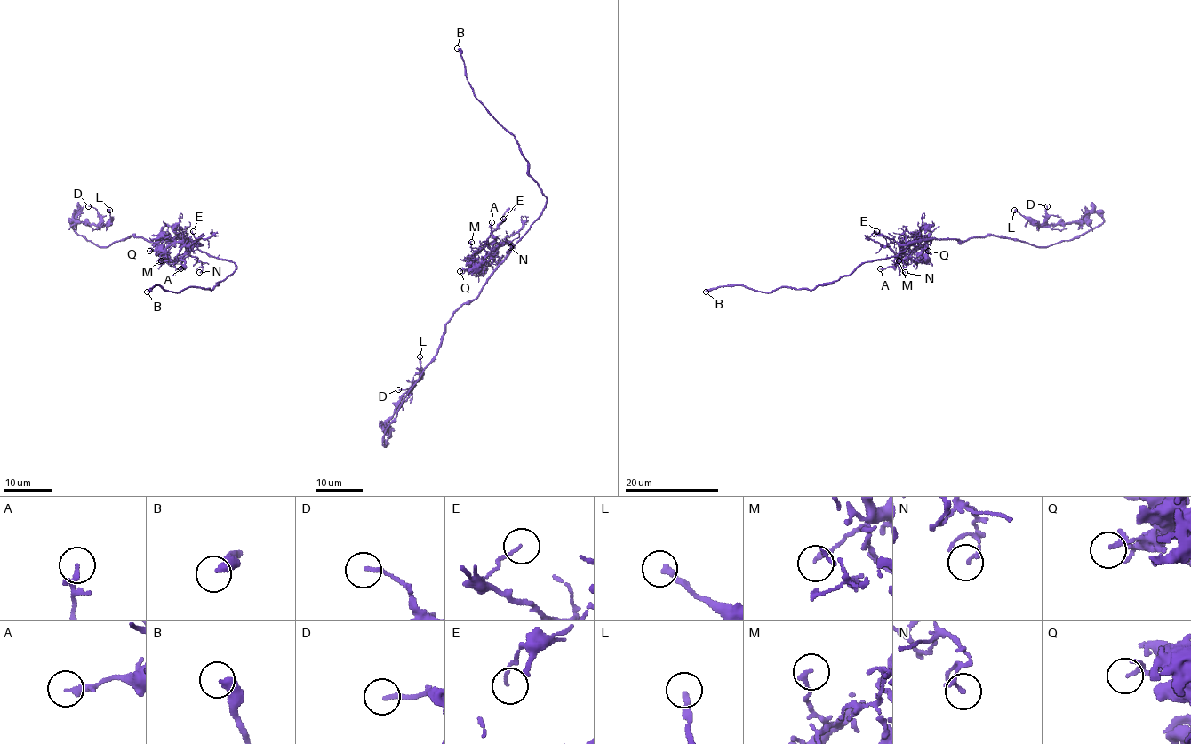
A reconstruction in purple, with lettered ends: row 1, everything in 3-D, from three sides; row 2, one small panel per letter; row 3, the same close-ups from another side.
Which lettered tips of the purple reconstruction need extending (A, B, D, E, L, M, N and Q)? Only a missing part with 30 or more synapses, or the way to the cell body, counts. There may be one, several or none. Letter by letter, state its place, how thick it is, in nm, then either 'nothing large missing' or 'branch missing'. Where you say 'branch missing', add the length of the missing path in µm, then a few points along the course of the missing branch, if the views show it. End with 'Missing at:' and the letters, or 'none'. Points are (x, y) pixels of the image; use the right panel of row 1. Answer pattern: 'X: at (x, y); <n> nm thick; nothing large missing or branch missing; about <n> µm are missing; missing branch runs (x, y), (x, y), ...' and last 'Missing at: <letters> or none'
A: at (880, 268); 200 nm thick; nothing large missing
B: at (706, 292); 400 nm thick; branch missing; about 6 µm are missing; missing branch runs (706, 292), (692, 300), (694, 302)
D: at (1047, 206); 160 nm thick; nothing large missing
E: at (876, 231); 90 nm thick; nothing large missing
L: at (1014, 210); 240 nm thick; nothing large missing
M: at (899, 260); 200 nm thick; nothing large missing
N: at (905, 272); 160 nm thick; nothing large missing
Q: at (928, 251); 200 nm thick; nothing large missing
Missing at: B

